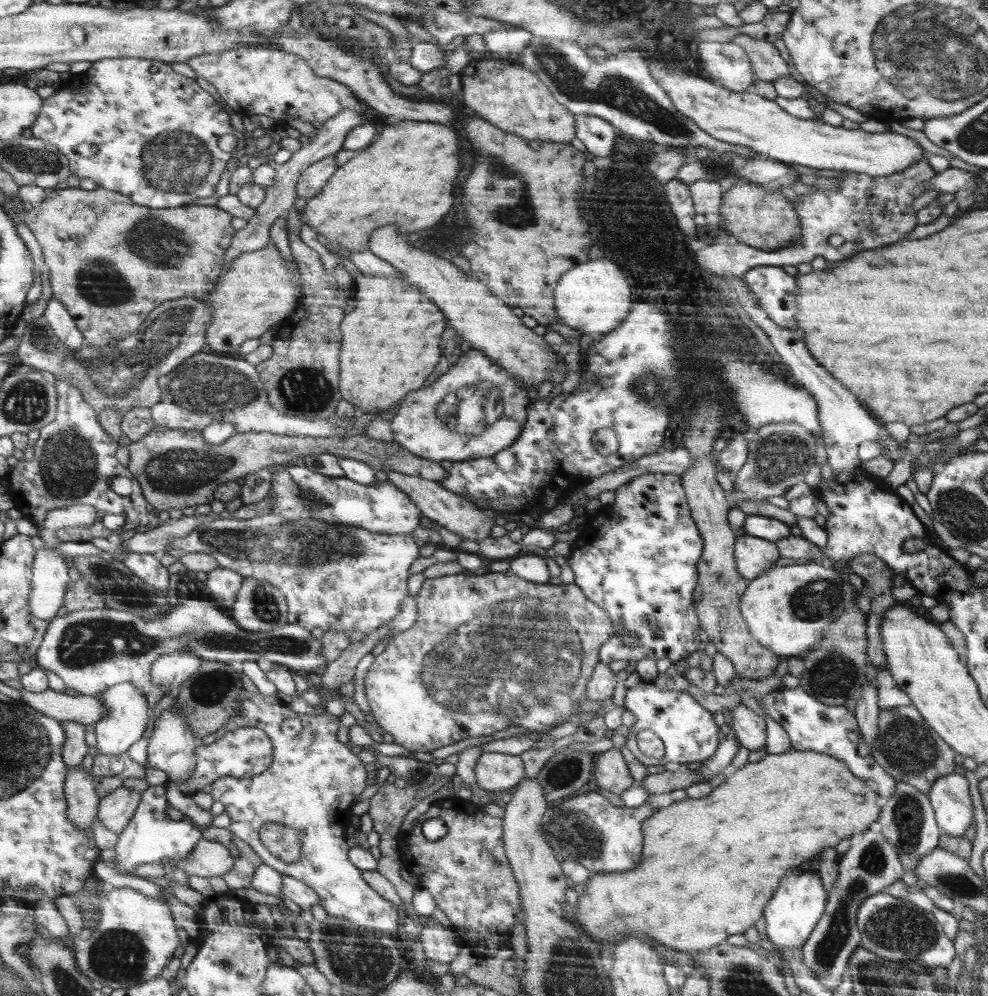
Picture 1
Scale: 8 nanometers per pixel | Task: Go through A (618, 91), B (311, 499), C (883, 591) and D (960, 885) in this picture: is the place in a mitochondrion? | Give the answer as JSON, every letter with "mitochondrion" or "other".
{"A":"mitochondrion","B":"mitochondrion","C":"other","D":"mitochondrion"}

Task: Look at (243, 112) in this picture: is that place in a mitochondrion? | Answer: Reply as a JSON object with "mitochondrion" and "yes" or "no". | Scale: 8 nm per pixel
{"mitochondrion":"no"}

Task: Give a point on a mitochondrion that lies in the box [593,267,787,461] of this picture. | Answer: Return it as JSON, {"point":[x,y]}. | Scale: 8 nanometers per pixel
{"point":[651,380]}

